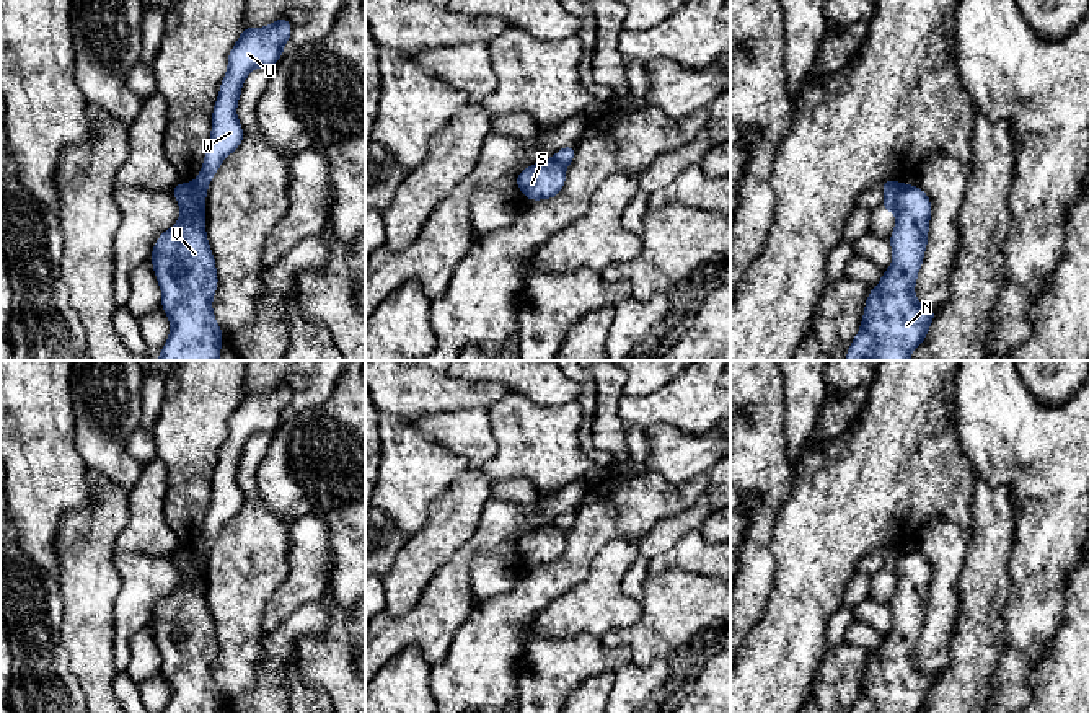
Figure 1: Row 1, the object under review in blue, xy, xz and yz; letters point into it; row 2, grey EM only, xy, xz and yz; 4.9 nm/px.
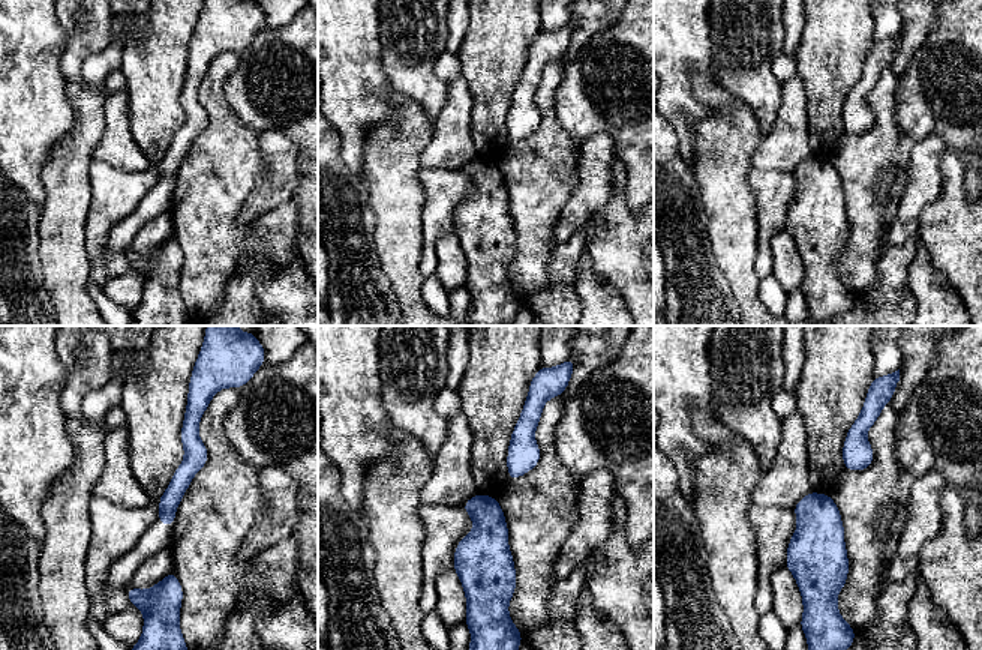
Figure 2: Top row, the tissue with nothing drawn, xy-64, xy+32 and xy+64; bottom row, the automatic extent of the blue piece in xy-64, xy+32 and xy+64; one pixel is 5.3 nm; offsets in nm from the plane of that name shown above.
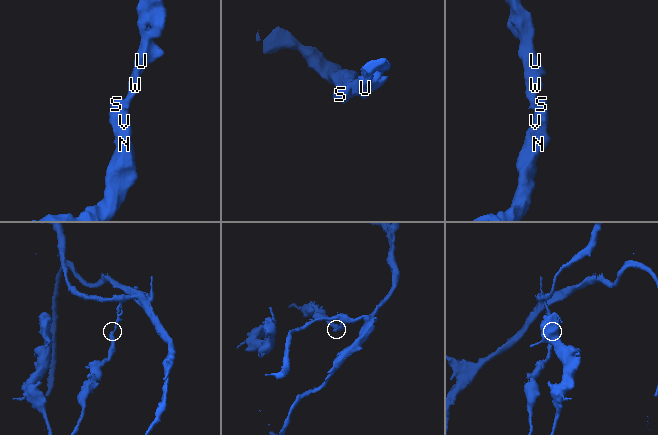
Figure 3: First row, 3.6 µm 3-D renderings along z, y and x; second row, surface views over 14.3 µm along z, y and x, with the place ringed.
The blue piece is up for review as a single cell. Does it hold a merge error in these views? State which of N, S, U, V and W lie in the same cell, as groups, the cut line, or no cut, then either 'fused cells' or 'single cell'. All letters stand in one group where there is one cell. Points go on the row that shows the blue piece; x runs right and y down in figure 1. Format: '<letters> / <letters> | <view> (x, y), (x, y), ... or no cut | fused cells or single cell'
N S V / U W | xy (191, 185), (196, 204), (202, 211) | fused cells

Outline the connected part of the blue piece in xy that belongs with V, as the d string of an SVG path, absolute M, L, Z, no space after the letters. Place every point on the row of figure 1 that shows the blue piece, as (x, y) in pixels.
M181 181L170 193L181 207L181 217L157 238L150 258L161 289L161 308L171 325L171 333L157 361L218 361L223 331L212 312L218 277L207 241L205 212L196 202L192 184Z

